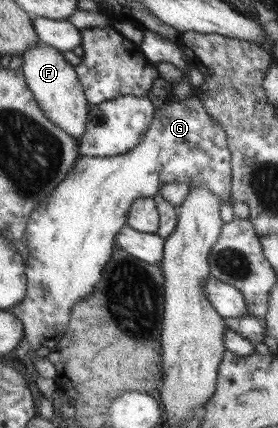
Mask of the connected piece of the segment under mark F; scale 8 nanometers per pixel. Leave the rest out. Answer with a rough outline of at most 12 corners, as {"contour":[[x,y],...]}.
{"contour":[[41,42],[19,68],[43,115],[71,138],[90,104],[75,66]]}

